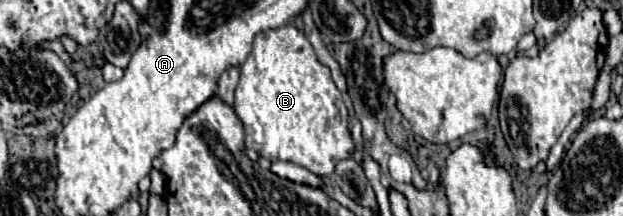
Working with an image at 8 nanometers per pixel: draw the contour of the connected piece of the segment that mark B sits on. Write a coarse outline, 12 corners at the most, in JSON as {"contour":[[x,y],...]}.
{"contour":[[295,26],[255,36],[233,110],[245,146],[331,176],[347,108]]}

